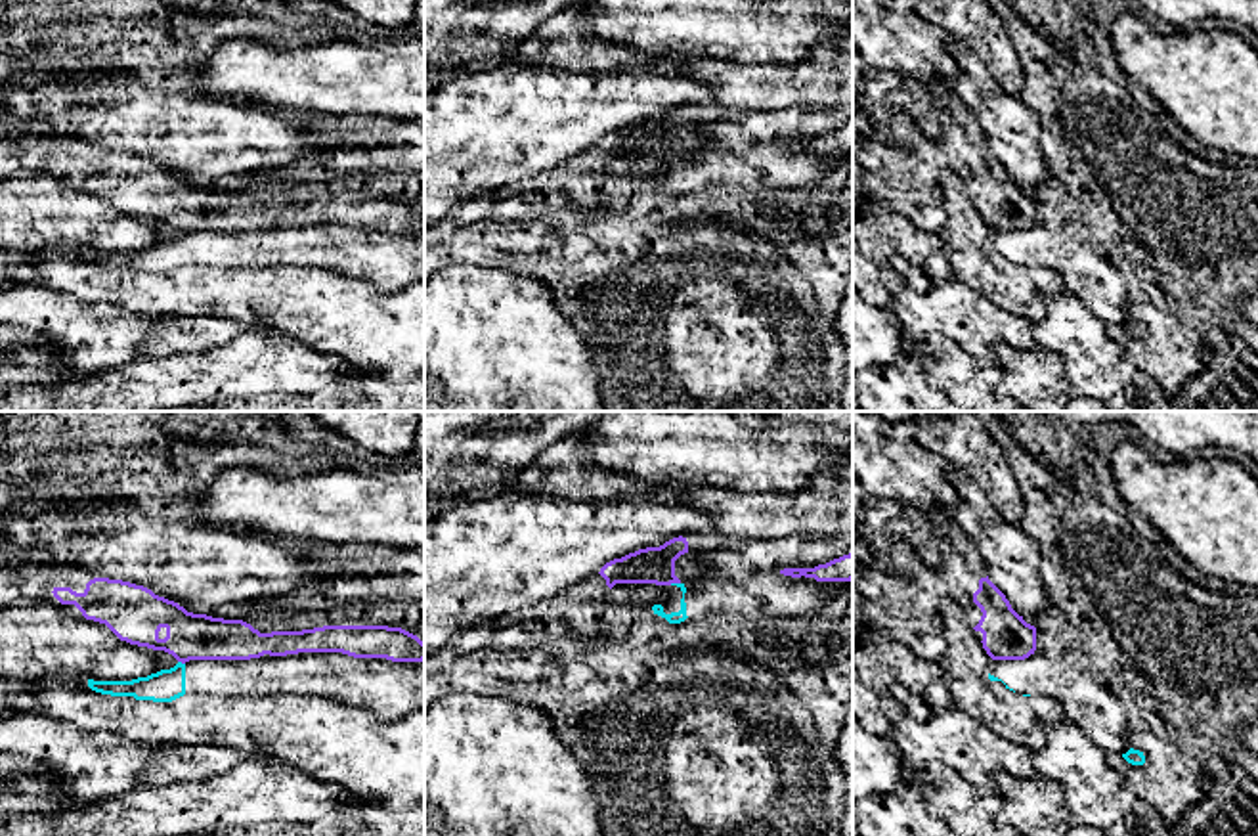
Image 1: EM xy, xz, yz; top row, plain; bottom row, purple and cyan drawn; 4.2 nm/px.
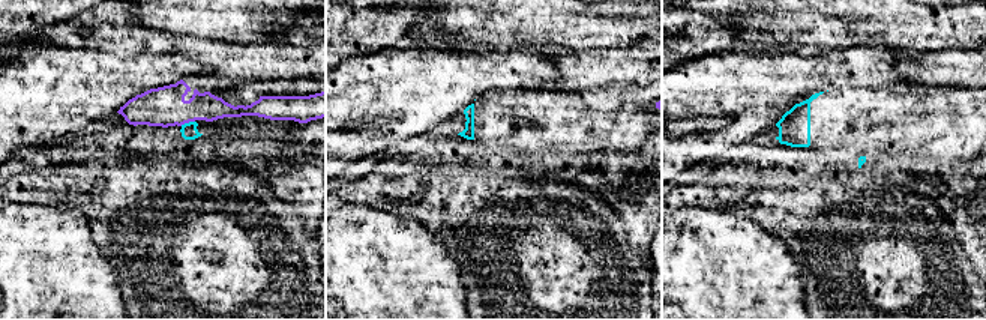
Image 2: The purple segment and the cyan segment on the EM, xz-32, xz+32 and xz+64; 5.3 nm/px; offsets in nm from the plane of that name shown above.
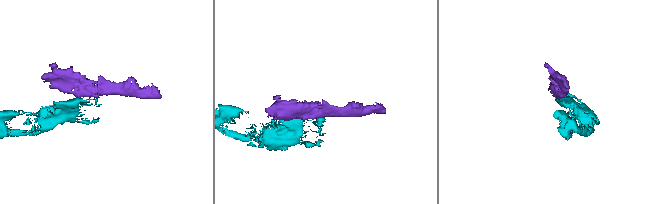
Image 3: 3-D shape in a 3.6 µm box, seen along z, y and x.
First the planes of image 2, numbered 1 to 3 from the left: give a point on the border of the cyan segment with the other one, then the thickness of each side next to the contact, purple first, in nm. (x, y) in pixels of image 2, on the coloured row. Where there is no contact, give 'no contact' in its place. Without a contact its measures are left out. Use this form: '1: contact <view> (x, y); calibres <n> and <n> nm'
1: contact xz-32 (186, 122); calibres 220 and 90 nm
2: no contact
3: no contact

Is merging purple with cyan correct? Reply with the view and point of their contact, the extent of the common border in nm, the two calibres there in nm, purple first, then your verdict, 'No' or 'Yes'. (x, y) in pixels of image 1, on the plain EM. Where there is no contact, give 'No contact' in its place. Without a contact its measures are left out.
Touches purple at xz (673, 154). Shared border 50 nm. Thickness 160 nm (purple) against 50 nm. No

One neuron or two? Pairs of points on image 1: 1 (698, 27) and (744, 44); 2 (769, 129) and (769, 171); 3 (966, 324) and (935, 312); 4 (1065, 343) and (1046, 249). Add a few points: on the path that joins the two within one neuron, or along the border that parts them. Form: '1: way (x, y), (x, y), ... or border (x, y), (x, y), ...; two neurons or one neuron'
1: way (710, 27), (727, 27), (733, 33); one neuron
2: way (769, 138), (769, 161); one neuron
3: way (958, 316), (943, 312); one neuron
4: border (1065, 287), (1100, 318); two neurons

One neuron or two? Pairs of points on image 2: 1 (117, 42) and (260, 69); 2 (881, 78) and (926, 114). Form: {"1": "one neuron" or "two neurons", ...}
{"1": "one neuron", "2": "two neurons"}

